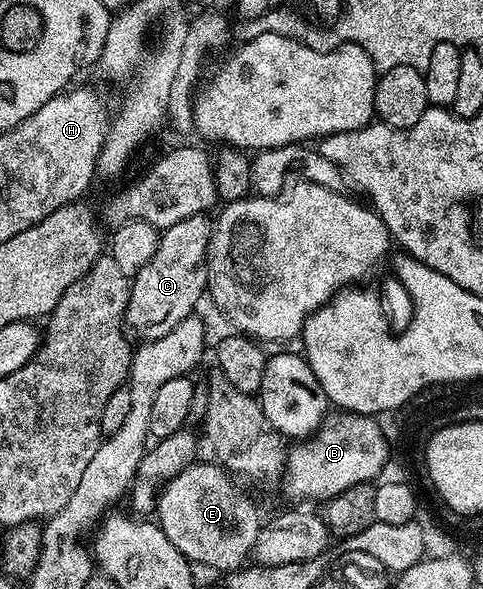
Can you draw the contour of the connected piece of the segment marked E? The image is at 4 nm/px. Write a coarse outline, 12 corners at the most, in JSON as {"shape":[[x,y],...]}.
{"shape":[[219,463],[160,488],[158,526],[193,564],[249,562],[260,511]]}

